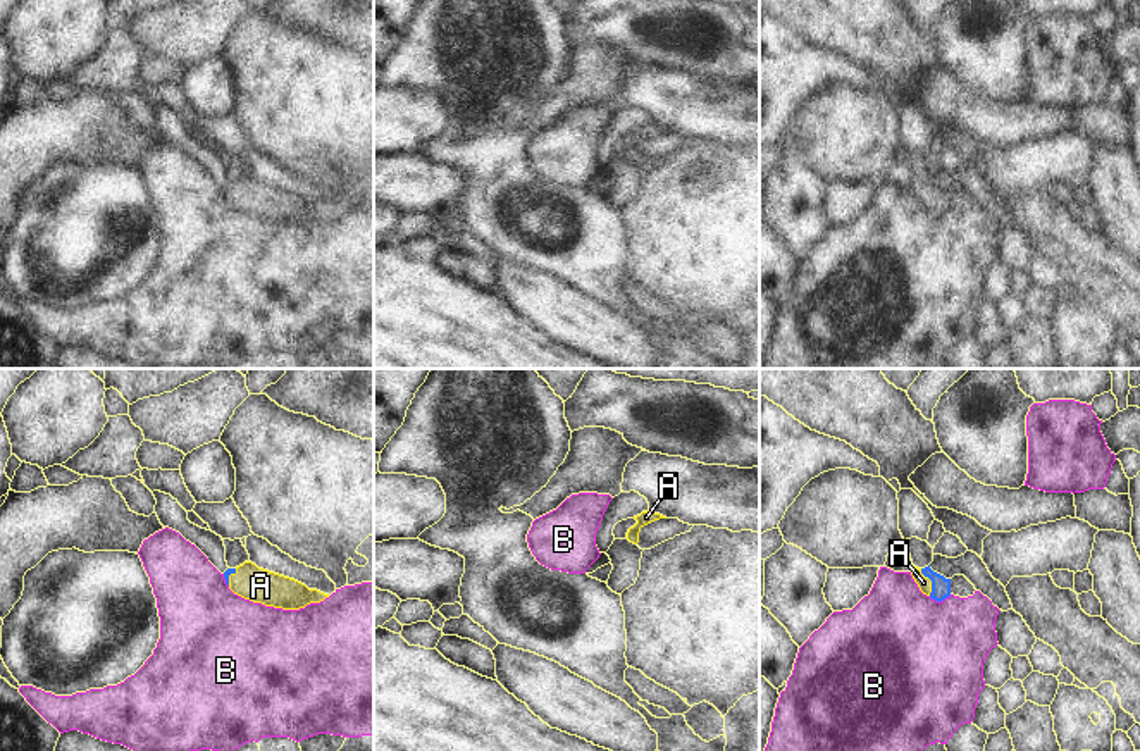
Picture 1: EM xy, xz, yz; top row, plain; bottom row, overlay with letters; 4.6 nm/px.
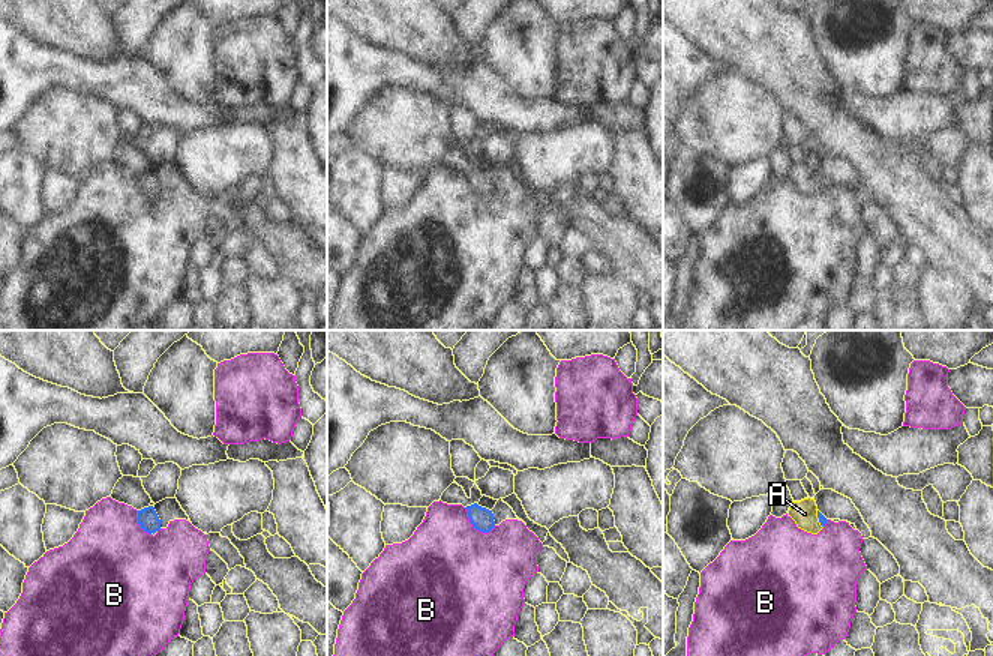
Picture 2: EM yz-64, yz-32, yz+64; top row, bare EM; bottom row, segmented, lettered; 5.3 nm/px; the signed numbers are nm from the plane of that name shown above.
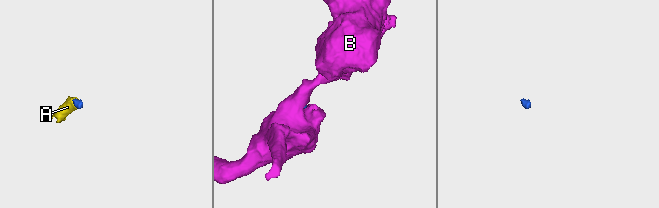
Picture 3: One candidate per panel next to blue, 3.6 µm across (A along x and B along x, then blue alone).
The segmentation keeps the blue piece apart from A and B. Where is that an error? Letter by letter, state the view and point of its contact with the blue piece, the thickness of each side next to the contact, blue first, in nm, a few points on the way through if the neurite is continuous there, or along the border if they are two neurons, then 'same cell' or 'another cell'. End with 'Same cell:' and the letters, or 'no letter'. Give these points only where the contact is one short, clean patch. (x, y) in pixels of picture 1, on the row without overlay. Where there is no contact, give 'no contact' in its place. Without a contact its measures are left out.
A: contact yz (932, 197); calibres 100 and 70 nm; same cell
B: contact yz (939, 216); calibres 100 and 500 nm; another cell
Same cell: A

